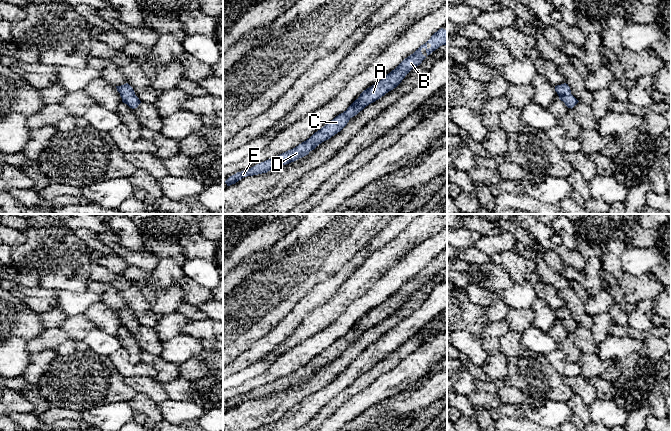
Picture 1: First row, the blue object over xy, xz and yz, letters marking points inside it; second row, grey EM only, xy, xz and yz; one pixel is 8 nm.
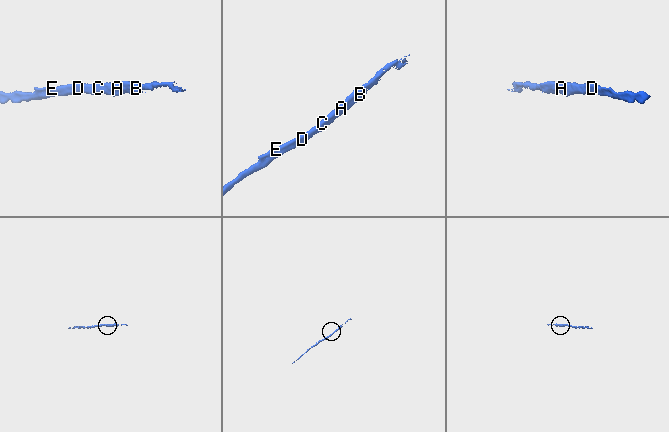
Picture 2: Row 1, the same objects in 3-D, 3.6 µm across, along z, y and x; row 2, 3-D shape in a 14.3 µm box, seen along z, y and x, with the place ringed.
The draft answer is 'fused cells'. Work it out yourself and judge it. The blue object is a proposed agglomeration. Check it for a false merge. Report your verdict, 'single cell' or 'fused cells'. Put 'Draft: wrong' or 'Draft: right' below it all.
single cell
Draft: wrong

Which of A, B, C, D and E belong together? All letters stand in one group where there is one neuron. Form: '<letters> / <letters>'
A B C D E

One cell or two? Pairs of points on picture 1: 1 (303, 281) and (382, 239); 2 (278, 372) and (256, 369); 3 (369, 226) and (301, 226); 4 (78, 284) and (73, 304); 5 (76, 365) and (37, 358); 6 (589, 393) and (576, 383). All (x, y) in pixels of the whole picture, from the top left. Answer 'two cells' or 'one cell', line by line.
1: two cells
2: two cells
3: two cells
4: two cells
5: one cell
6: one cell

